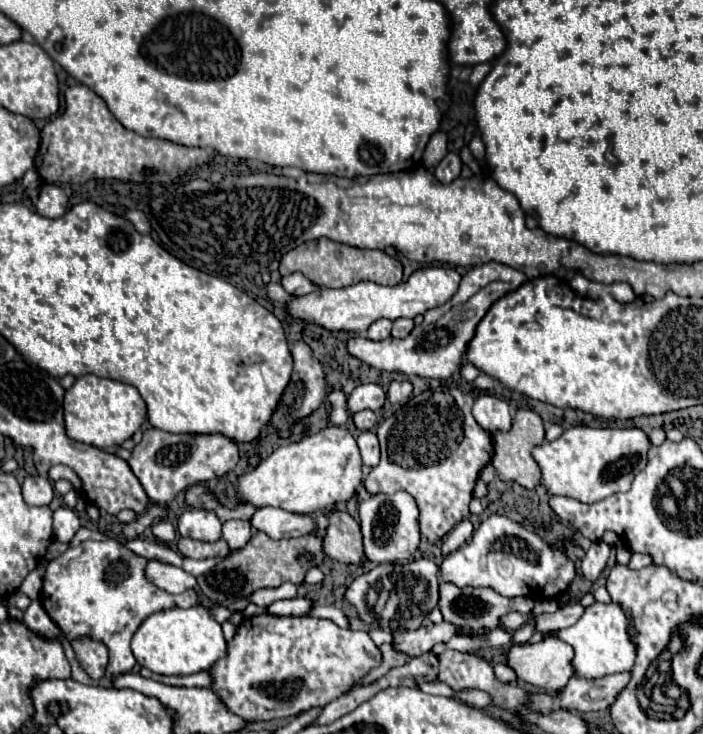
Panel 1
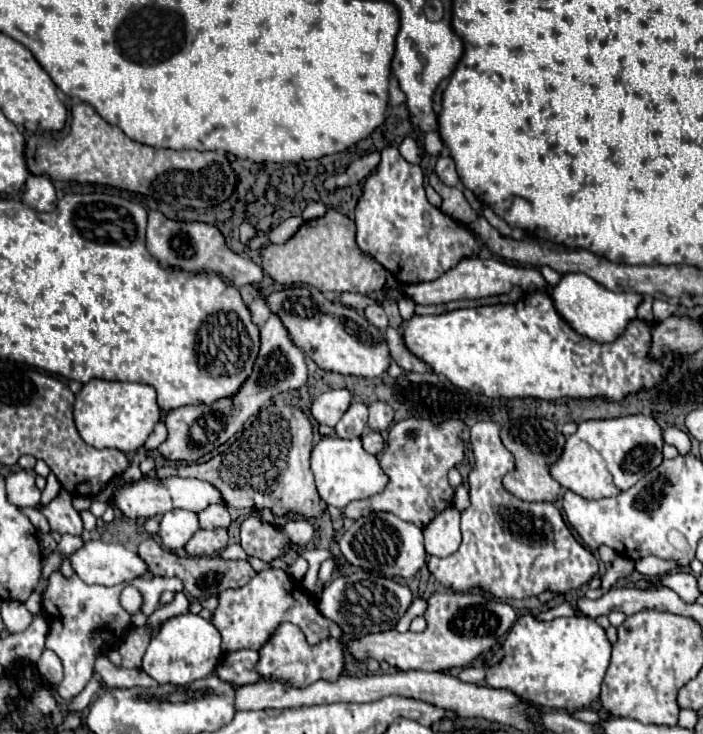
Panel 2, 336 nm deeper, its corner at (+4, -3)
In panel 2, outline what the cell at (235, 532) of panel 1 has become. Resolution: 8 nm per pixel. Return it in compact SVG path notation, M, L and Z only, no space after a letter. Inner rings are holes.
M210 505L206 507L204 511L198 513L198 519L200 519L200 527L202 529L228 529L232 519L228 515L228 511L222 507L222 505Z

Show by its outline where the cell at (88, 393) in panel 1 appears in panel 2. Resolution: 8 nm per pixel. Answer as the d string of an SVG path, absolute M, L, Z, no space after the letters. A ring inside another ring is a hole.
M90 379L74 401L74 423L80 437L96 447L112 447L124 453L138 451L148 435L152 433L154 425L160 421L162 413L156 403L156 391L150 385L140 383L120 383L120 381L104 381L104 379Z

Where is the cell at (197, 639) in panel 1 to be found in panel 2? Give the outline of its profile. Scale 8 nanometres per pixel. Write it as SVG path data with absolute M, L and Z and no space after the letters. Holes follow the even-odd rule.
M188 613L162 623L162 629L148 645L148 651L142 659L142 669L158 683L188 685L192 681L212 675L220 657L222 657L222 647L218 629L200 615Z

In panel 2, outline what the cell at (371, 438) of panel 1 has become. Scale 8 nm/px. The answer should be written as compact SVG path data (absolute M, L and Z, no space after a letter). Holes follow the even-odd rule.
M368 431L364 437L362 437L362 445L364 445L364 451L370 453L370 455L378 455L382 449L384 449L384 439L378 431Z

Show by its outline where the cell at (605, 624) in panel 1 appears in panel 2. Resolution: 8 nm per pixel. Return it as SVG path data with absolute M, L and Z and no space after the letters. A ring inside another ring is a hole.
M578 613L572 617L558 617L554 621L542 623L536 621L532 615L524 615L514 623L506 641L494 651L494 655L486 659L486 683L498 689L512 689L512 693L524 697L524 701L532 705L536 703L538 707L576 711L598 699L604 673L610 665L610 651L612 645L606 637L606 631L590 617Z

